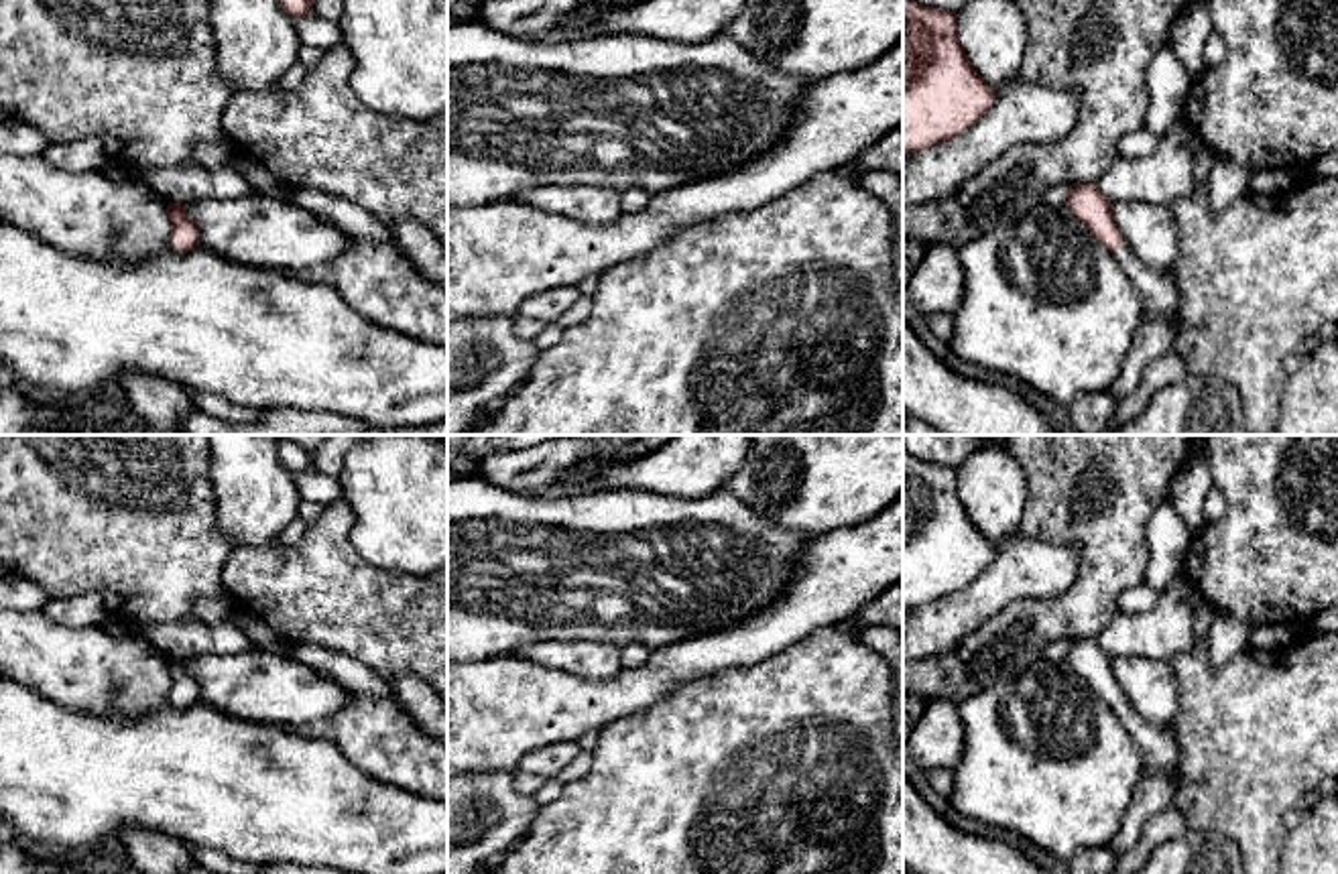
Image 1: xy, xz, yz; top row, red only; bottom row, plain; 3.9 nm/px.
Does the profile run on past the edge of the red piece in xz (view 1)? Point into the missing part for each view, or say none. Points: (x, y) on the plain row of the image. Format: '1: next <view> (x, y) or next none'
1: next xz (633, 657)

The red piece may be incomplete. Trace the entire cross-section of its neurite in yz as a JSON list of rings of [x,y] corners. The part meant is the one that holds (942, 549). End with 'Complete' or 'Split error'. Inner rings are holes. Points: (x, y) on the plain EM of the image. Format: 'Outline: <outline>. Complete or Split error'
Outline: [[[903,449],[903,610],[964,589],[994,553],[958,496],[956,472]]]. Complete

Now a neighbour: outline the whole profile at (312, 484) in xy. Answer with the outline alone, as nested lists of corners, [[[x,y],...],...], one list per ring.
[[[315,467],[293,474],[293,482],[297,494],[303,500],[317,502],[321,506],[329,506],[333,502],[344,500],[344,490],[338,478],[325,476]]]

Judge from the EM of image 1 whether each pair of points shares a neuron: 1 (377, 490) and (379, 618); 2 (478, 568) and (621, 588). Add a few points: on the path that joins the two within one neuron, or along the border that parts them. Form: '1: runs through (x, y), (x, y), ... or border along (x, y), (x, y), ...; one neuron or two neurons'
1: border along (348, 531), (350, 545), (367, 562), (426, 576); two neurons
2: runs through (513, 568), (586, 568); one neuron

